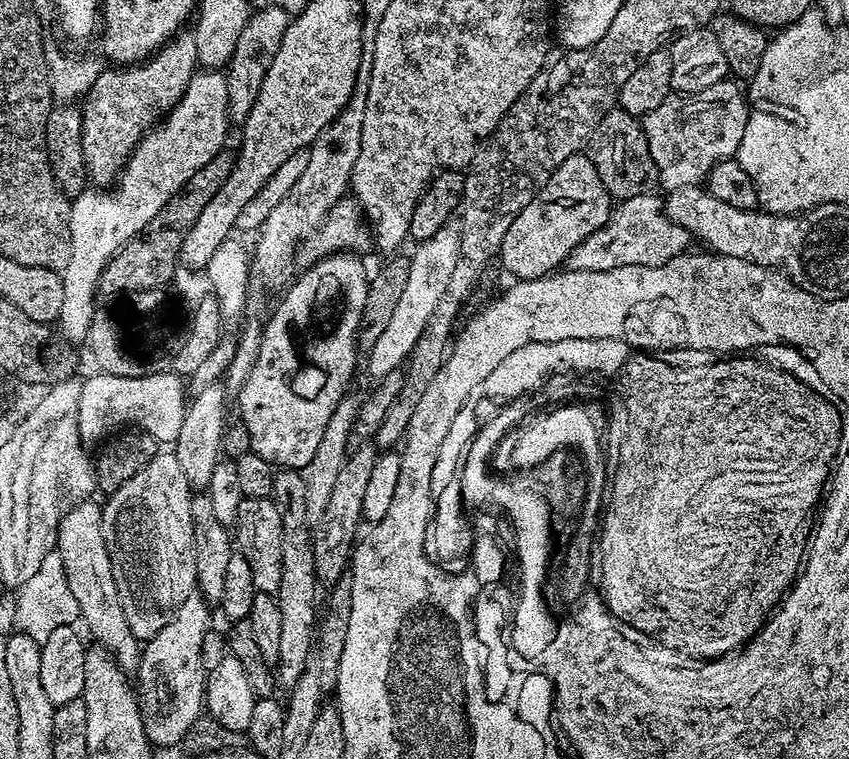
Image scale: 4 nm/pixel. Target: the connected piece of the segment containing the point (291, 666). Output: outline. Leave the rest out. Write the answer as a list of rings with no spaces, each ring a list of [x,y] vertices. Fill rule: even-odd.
[[[286,468],[277,471],[272,478],[271,502],[278,508],[282,520],[282,582],[274,594],[282,616],[282,630],[278,645],[278,662],[274,666],[274,680],[284,690],[292,689],[299,676],[309,667],[314,648],[314,627],[317,625],[318,581],[314,570],[314,554],[310,541],[310,526],[306,522],[306,486],[299,471]]]

